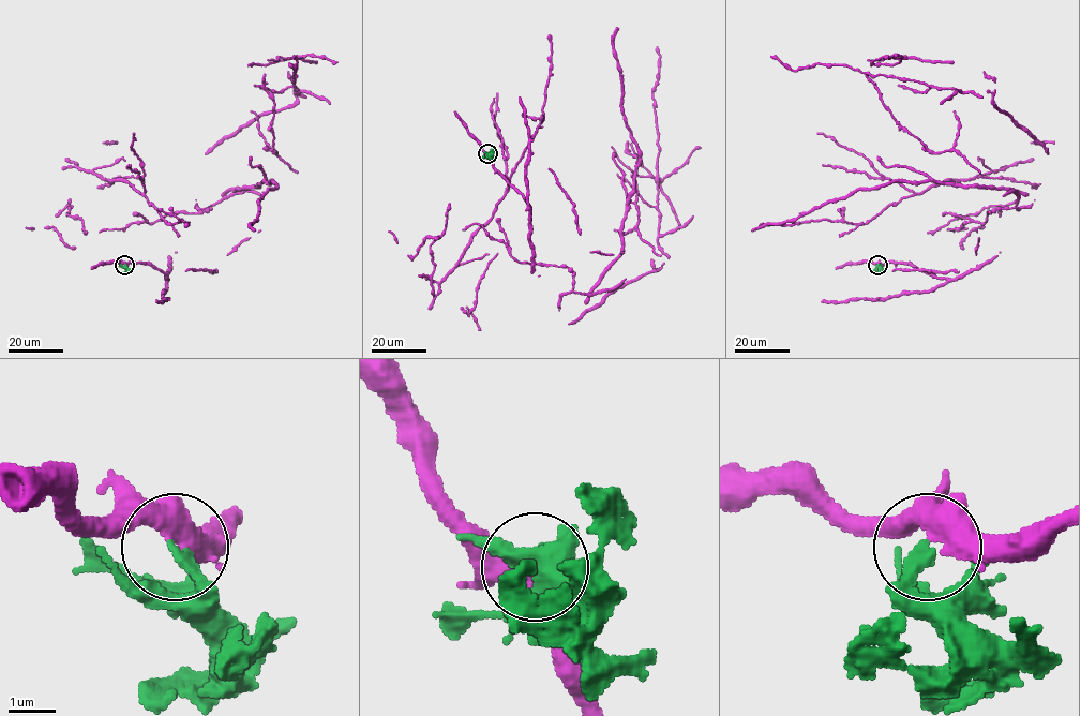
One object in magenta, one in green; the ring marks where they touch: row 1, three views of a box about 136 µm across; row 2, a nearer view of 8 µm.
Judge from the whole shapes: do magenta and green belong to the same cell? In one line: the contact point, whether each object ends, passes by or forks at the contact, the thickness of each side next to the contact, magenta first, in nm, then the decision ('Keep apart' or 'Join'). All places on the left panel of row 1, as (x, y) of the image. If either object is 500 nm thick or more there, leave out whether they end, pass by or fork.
Place: (124, 265). At the ring magenta passes by. At the ring green ends. Thickness 460 nm (magenta) against 300 nm. Keep apart

